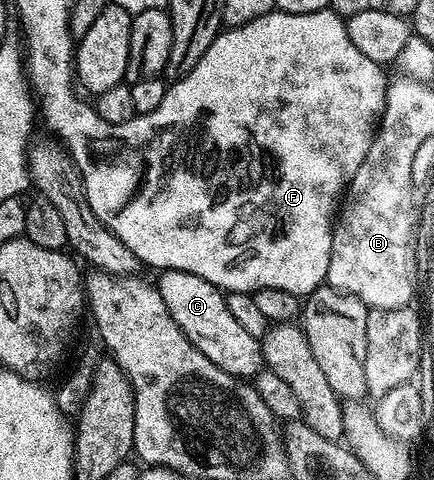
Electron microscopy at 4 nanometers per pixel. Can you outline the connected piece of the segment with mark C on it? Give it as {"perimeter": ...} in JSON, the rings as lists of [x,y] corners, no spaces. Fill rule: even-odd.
{"perimeter":[[[164,269],[159,275],[158,290],[162,301],[166,301],[166,309],[203,358],[205,355],[214,366],[221,367],[228,375],[255,377],[260,374],[265,366],[261,340],[246,333],[246,329],[238,325],[234,313],[230,313],[228,300],[221,288],[185,271]]]}

